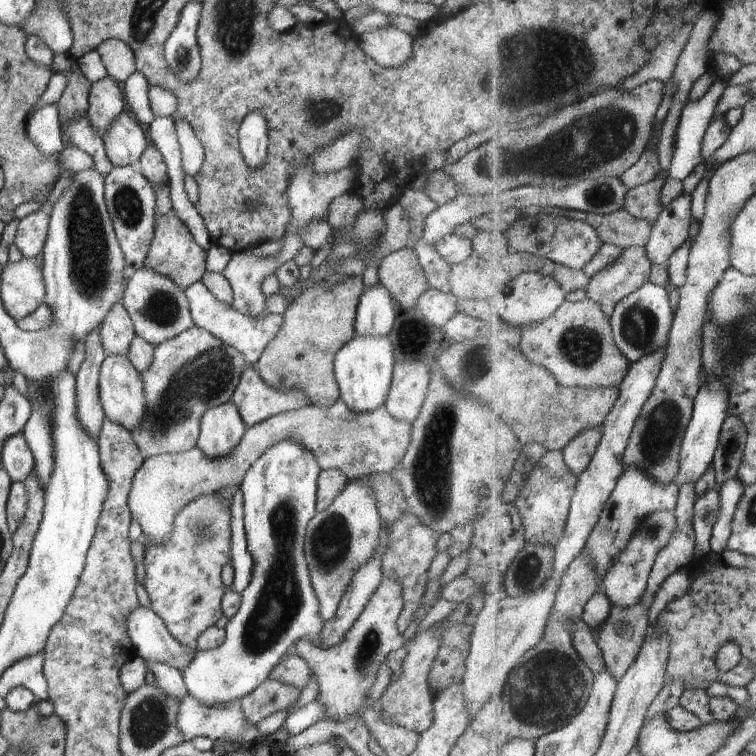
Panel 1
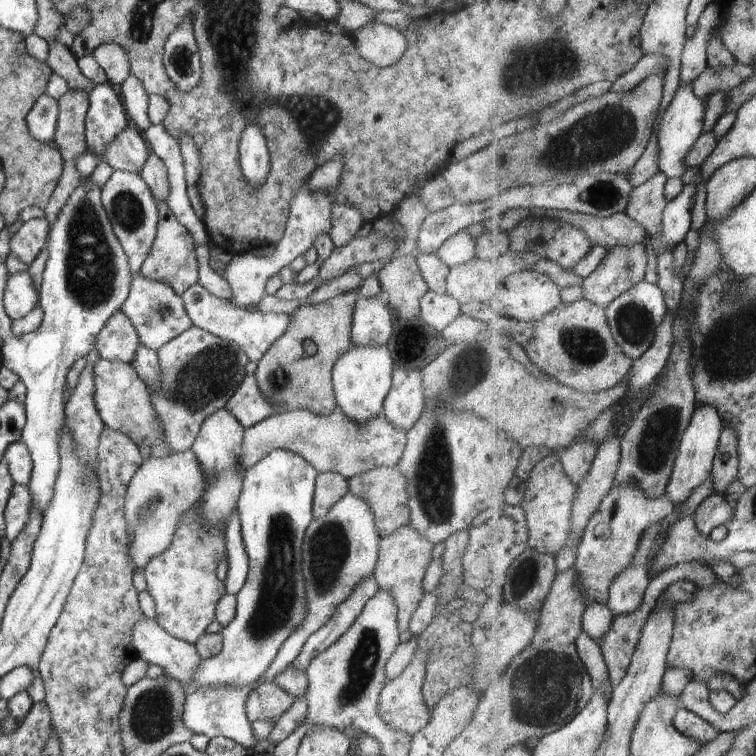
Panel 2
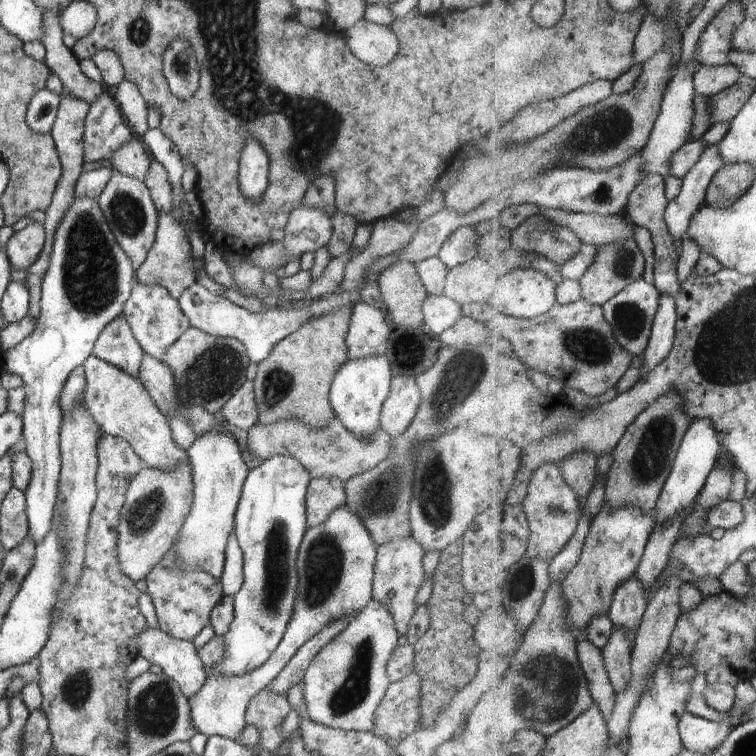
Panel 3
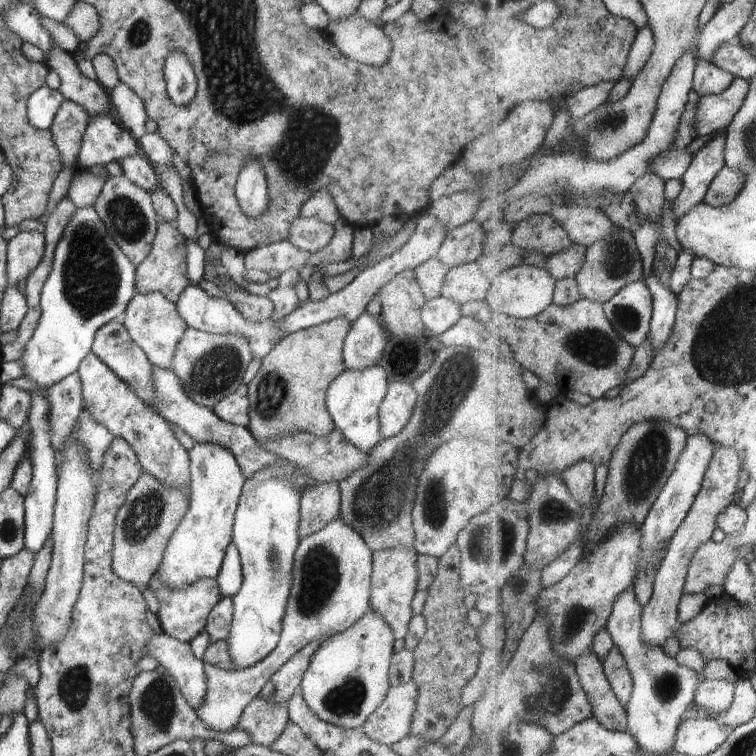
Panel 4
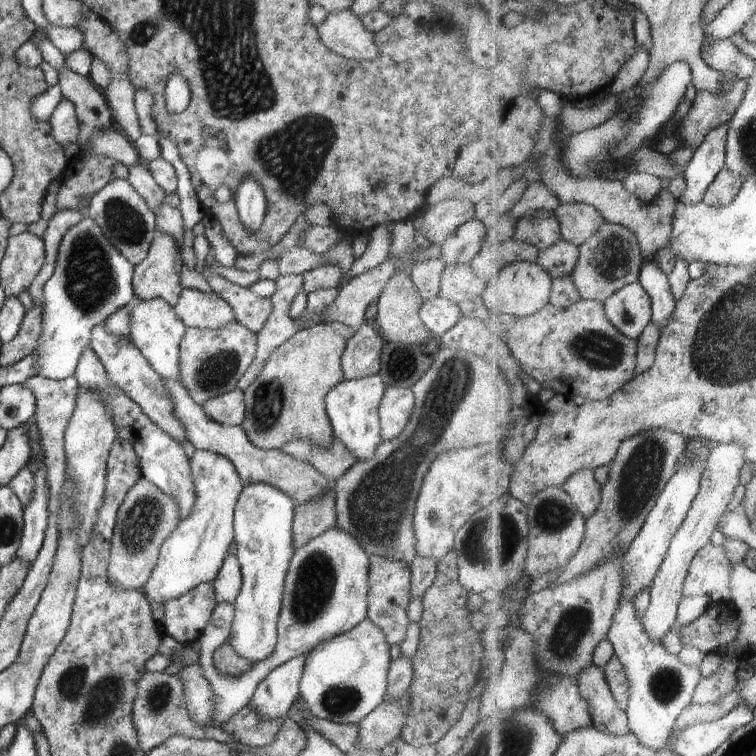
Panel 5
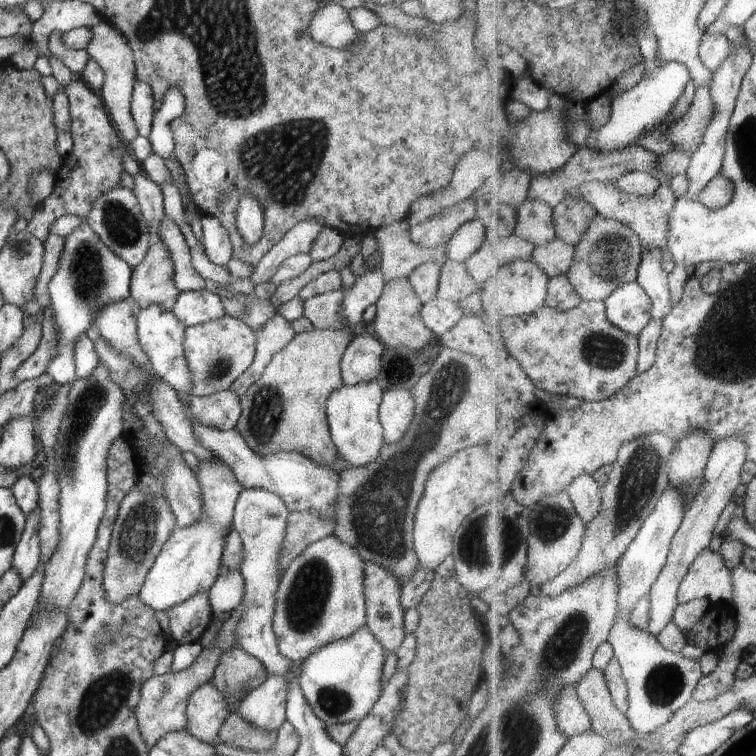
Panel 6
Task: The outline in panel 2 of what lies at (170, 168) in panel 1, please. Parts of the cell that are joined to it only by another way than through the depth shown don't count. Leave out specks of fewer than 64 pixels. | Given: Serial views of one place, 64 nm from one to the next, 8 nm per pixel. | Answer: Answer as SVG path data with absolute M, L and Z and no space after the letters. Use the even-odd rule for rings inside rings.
M162 122L152 124L148 130L143 132L142 136L150 151L156 153L156 156L166 165L170 185L168 208L174 213L176 220L187 228L196 243L207 245L210 243L210 238L205 223L194 213L186 195L185 168L178 140L168 134Z

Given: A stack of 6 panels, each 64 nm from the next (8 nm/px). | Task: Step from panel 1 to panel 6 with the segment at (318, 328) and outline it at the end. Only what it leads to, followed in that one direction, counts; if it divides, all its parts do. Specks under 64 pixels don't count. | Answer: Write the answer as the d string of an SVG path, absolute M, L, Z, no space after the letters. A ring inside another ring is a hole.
M350 328L323 331L313 329L309 333L295 335L281 351L272 356L262 376L239 398L242 412L235 429L244 437L244 442L252 452L263 457L282 451L294 452L324 467L335 463L337 450L329 431L326 405L328 397L344 385L341 358L354 336Z

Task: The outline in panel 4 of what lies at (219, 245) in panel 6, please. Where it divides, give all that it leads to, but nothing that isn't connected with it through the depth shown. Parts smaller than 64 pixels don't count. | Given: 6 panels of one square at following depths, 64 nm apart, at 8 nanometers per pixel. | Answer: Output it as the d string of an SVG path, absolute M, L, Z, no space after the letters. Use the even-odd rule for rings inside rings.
M223 245L219 259L236 285L253 295L266 297L278 286L278 278L270 278L266 282L248 282L244 280L243 272L246 270L243 263L244 255L245 253L239 253L231 246Z

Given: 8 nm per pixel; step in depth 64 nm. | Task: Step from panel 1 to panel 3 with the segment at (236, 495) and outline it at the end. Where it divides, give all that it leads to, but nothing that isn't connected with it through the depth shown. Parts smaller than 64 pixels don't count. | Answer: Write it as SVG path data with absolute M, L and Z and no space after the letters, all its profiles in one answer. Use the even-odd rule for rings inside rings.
M234 533L228 537L223 574L219 581L224 595L234 596L243 585L243 552Z

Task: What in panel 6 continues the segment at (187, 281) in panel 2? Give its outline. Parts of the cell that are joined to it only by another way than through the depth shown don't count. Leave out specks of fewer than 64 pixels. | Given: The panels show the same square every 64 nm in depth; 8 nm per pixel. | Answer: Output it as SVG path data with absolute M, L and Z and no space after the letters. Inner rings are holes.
M155 239L144 260L132 268L129 296L142 309L157 304L171 311L180 294L173 274L174 265L166 245L160 239Z

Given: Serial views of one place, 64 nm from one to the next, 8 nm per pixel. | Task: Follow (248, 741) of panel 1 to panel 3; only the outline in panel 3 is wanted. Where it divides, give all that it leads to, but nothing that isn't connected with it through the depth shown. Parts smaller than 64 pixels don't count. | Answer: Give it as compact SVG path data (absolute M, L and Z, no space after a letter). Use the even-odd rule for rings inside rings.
M346 504L337 508L322 524L306 530L298 547L295 564L298 584L292 607L292 616L289 618L280 644L270 655L270 658L252 672L240 676L226 676L220 673L212 673L207 676L204 686L191 699L188 699L190 716L194 726L198 729L198 733L205 734L207 737L218 734L222 738L236 740L242 734L242 729L251 722L247 706L252 697L256 696L262 689L267 688L268 684L285 669L286 664L302 648L302 645L325 629L330 623L342 621L346 616L353 619L362 610L363 603L372 592L373 566L376 555L377 548L370 533L366 530L360 518L352 513Z

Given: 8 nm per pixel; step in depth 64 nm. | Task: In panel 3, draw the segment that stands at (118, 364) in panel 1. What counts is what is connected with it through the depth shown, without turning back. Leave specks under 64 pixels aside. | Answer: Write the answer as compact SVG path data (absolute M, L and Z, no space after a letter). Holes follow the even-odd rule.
M93 354L81 365L85 376L83 405L104 433L124 438L148 468L172 471L189 462L187 452L172 438L169 420L152 402L140 380L128 376Z

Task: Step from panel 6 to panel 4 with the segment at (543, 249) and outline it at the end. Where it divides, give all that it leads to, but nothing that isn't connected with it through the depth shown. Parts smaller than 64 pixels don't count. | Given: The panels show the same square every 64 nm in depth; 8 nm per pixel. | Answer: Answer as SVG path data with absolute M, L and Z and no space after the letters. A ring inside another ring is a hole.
M572 243L571 247L547 257L547 269L557 280L578 278L585 263L587 246Z

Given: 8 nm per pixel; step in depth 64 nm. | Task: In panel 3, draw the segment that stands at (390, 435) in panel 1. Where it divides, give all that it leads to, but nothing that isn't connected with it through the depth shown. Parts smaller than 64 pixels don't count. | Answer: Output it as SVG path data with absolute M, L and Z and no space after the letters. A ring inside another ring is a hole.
M336 417L323 429L311 429L296 418L263 427L254 425L247 430L247 445L253 455L263 459L286 455L299 460L312 479L336 477L343 482L374 468L384 460L388 456L393 438L379 426L368 441L357 439ZM189 462L172 471L144 467L128 485L125 503L120 509L120 527L117 528L117 563L120 572L135 583L144 581L152 568L171 550L192 503L193 482Z

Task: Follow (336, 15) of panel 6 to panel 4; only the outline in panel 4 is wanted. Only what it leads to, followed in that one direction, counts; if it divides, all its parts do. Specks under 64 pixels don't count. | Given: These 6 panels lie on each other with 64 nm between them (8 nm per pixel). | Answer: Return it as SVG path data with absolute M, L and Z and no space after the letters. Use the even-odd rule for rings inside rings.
M358 14L330 21L324 31L327 34L327 39L344 56L362 65L370 64L370 66L378 68L388 60L392 50L392 44L384 34L383 28Z

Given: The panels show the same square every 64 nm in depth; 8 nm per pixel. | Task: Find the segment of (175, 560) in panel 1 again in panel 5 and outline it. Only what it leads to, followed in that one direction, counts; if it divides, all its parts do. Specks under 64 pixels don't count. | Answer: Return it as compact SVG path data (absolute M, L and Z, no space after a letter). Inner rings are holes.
M202 583L188 594L164 603L162 632L181 645L192 645L204 632L217 605L213 583Z

